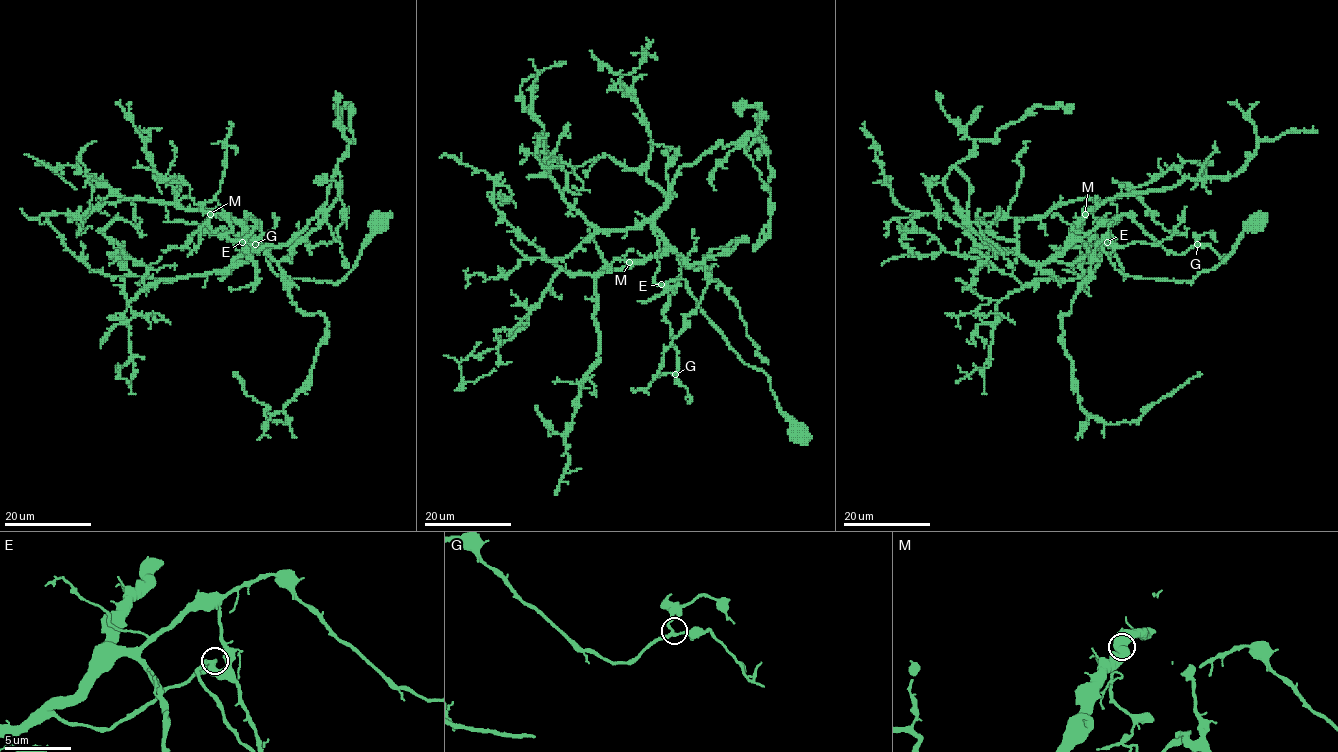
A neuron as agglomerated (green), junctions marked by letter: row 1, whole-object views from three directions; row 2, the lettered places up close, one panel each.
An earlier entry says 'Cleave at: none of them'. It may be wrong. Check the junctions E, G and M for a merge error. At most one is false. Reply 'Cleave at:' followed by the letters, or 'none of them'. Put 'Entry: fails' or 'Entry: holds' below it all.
Cleave at: none of them
Entry: holds

